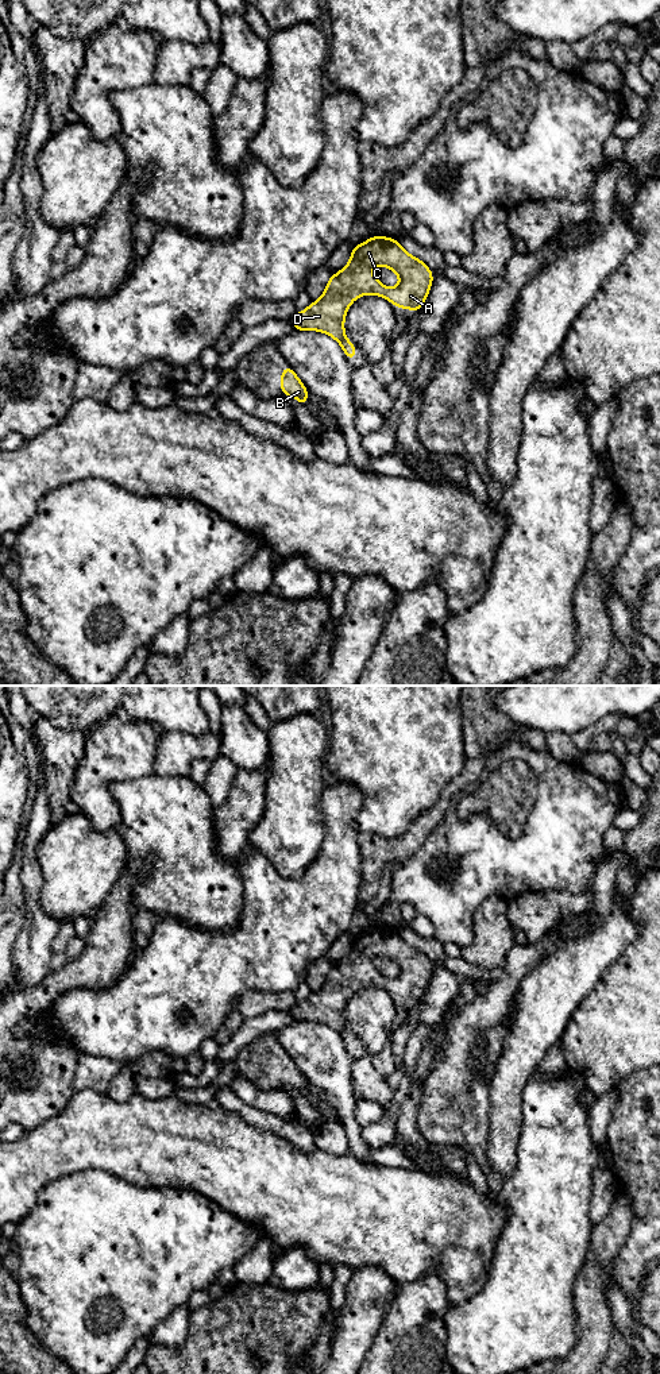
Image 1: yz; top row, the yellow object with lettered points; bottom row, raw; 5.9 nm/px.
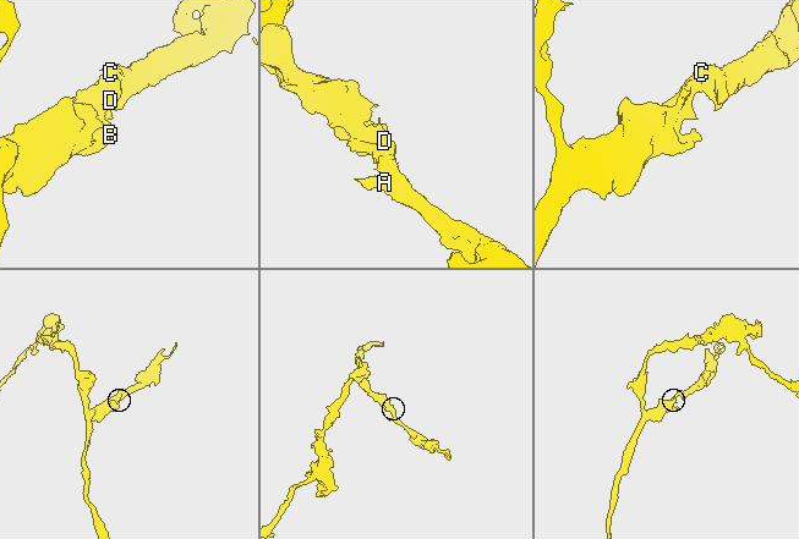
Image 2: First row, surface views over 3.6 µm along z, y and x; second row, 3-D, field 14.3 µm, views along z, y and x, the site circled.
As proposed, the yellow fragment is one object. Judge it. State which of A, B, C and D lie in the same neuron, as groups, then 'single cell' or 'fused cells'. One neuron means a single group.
A B C D; single cell

